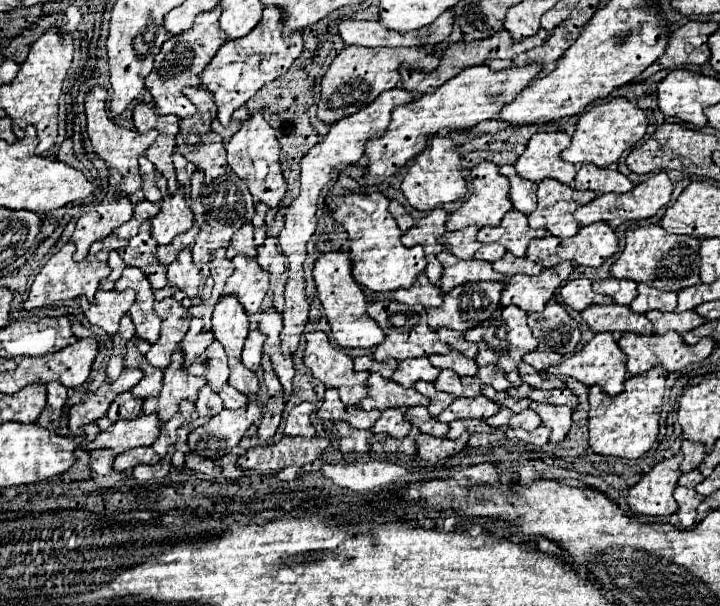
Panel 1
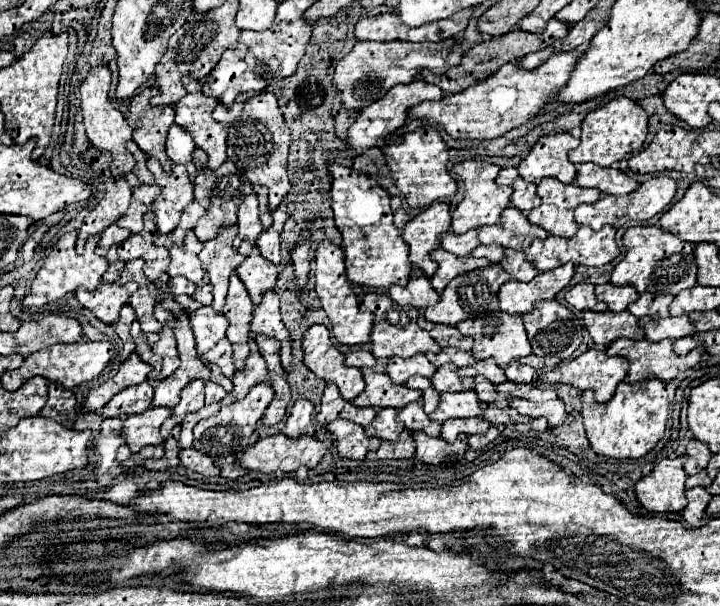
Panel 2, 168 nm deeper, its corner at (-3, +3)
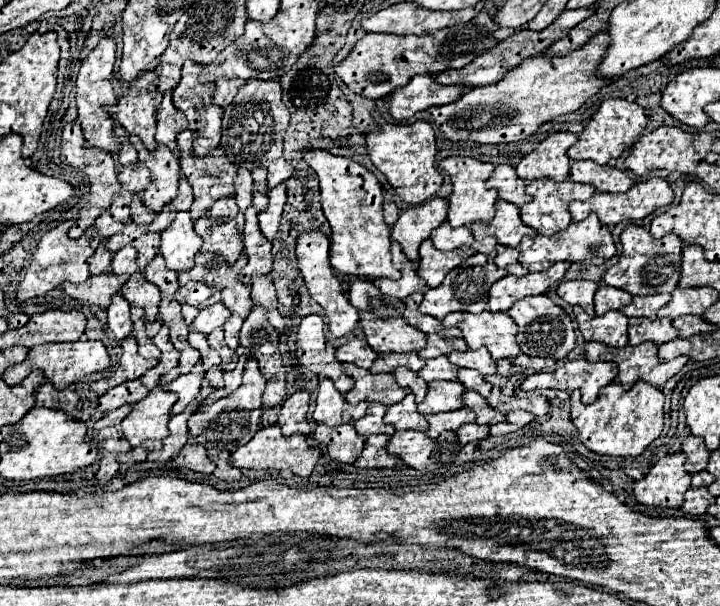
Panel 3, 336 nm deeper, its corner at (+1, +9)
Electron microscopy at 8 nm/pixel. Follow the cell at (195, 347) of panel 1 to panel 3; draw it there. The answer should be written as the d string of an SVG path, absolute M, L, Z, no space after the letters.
M215 303L207 309L201 309L191 327L205 333L205 335L209 335L215 327L221 327L227 319L229 319L229 309L223 303Z

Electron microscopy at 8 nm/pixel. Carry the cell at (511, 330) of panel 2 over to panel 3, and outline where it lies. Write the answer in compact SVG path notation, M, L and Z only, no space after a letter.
M455 311L445 315L441 323L445 327L459 327L469 349L487 347L493 359L519 355L519 345L515 341L517 325L507 313L483 311L479 315L473 315Z

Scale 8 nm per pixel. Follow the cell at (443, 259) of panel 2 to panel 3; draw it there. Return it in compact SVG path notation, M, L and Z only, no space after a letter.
M425 239L419 249L419 267L417 273L427 281L429 287L439 287L445 275L455 269L461 261L471 257L473 249L453 249L453 251L439 251L433 247L431 239Z

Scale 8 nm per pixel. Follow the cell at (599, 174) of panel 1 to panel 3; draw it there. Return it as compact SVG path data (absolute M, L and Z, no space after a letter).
M573 161L569 179L575 183L589 183L605 193L625 193L633 185L633 181L617 167L599 165L595 161Z

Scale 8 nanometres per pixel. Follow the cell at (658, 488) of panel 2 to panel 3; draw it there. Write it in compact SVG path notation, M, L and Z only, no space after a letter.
M685 453L665 455L651 467L651 471L633 483L633 495L641 505L659 505L679 509L683 495L691 487L691 475L683 469Z

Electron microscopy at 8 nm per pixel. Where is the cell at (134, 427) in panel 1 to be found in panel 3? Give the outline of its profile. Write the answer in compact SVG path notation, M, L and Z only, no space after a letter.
M153 389L145 399L133 405L133 413L123 421L123 435L131 447L139 447L147 439L165 439L167 423L177 395L167 389Z

